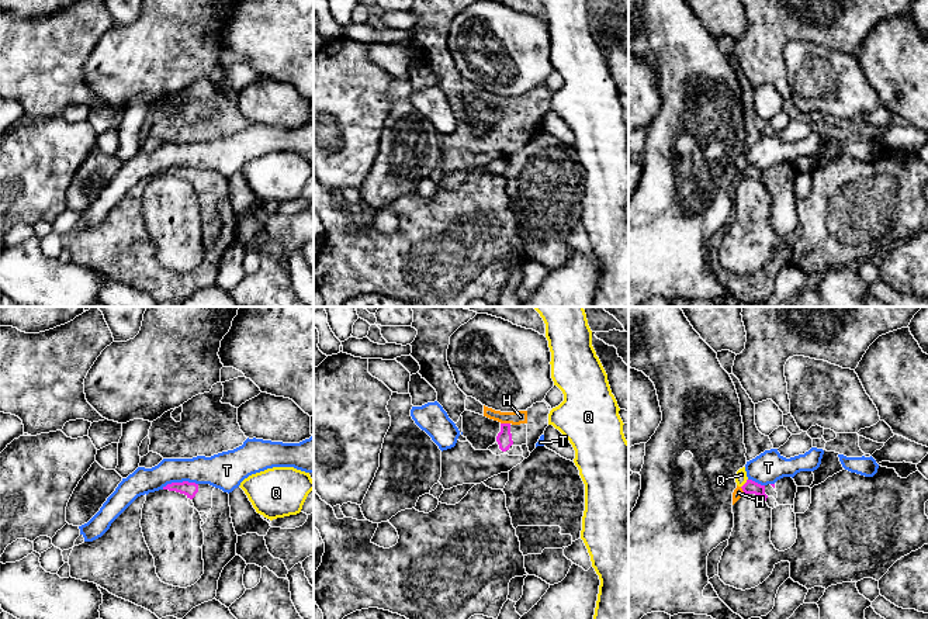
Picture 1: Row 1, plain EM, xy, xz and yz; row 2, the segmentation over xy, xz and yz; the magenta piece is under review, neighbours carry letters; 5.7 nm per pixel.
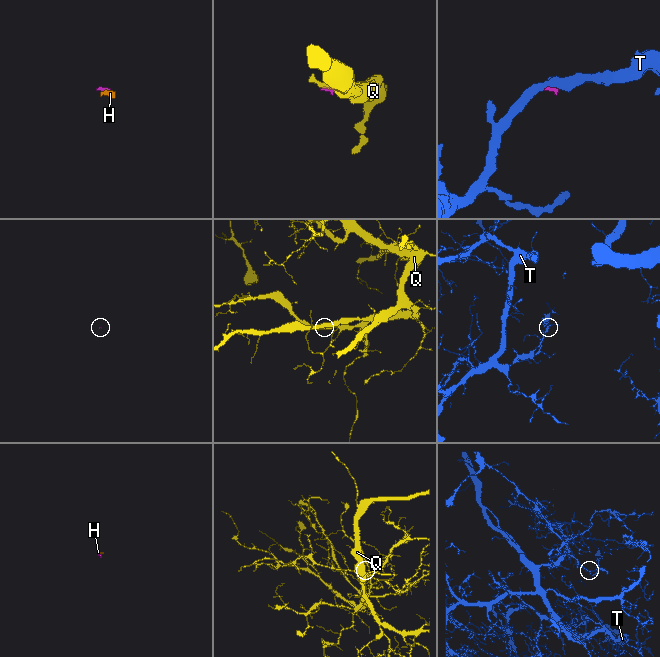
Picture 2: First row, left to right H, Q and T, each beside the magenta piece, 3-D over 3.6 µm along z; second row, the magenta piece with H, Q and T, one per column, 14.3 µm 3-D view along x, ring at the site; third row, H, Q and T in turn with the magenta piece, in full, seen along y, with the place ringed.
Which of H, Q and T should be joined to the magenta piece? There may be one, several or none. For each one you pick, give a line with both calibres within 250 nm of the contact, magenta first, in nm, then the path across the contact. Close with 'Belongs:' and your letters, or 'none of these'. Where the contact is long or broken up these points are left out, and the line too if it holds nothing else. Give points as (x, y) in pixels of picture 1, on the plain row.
H: Thickness 90 nm (magenta) against 80 nm
Belongs: H

